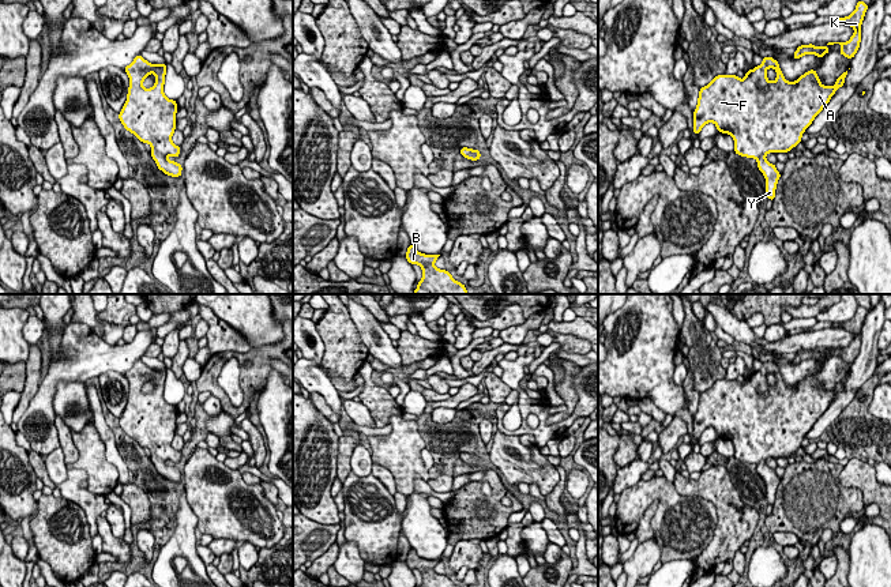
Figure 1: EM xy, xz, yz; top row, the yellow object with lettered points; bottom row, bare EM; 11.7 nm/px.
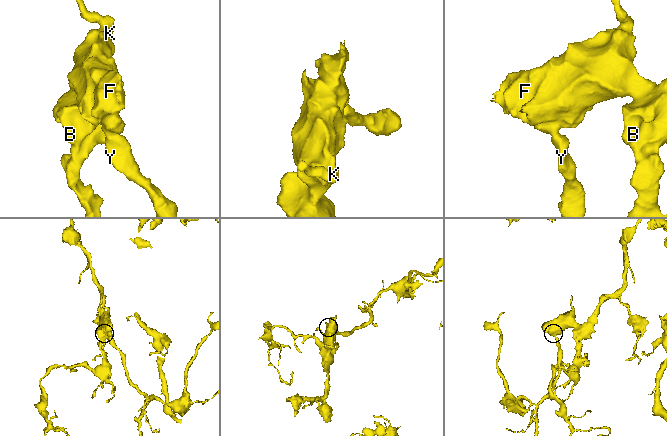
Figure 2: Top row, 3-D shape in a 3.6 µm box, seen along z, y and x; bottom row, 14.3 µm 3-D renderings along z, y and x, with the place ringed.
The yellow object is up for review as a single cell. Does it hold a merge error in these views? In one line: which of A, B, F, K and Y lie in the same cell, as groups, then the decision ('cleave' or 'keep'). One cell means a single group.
A B F K Y; keep

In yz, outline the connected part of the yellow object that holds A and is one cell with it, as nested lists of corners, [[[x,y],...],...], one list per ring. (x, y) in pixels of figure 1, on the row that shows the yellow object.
[[[763,57],[760,65],[745,72],[745,76],[740,79],[737,75],[717,75],[707,86],[700,87],[698,105],[693,112],[693,132],[700,133],[702,128],[707,123],[714,123],[718,132],[728,133],[734,140],[734,153],[753,158],[757,161],[757,169],[766,178],[766,195],[767,199],[774,200],[775,189],[781,173],[777,170],[774,163],[766,159],[768,153],[787,153],[796,147],[802,138],[805,129],[812,124],[815,117],[823,110],[830,102],[835,91],[843,86],[845,78],[849,69],[846,69],[835,82],[834,86],[824,86],[815,69],[809,69],[801,75],[796,82],[787,82],[779,68],[779,63],[772,57]]]

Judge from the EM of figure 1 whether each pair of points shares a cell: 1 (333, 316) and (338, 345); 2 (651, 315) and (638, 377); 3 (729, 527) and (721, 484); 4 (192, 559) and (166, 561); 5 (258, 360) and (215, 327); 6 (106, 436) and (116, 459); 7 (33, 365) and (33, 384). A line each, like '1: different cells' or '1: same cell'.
1: same cell
2: same cell
3: same cell
4: same cell
5: different cells
6: same cell
7: same cell

